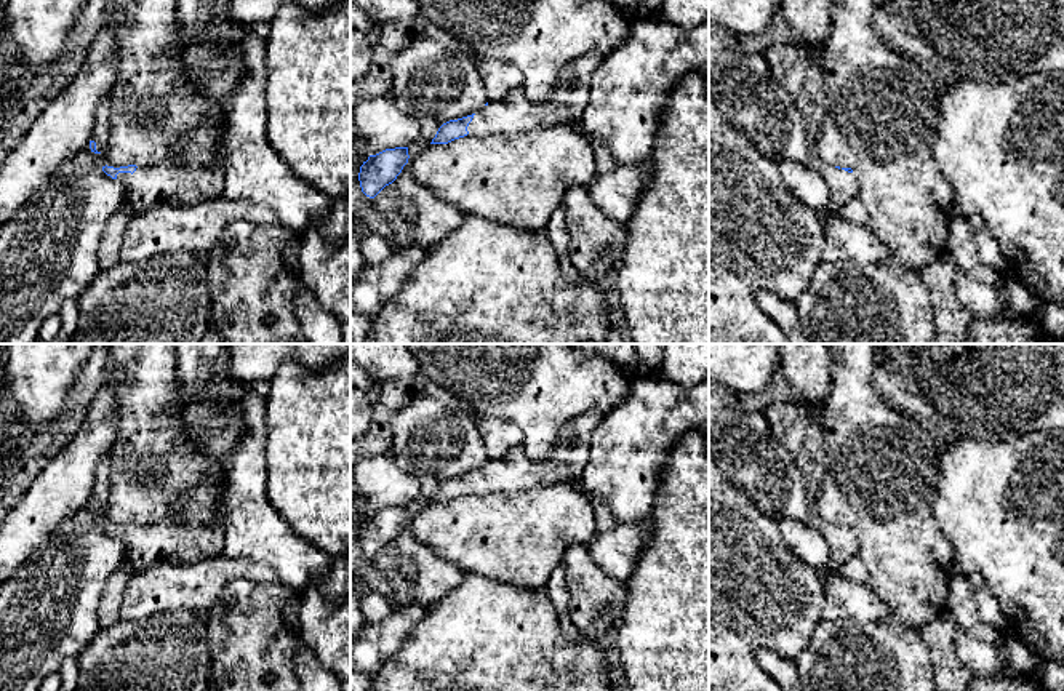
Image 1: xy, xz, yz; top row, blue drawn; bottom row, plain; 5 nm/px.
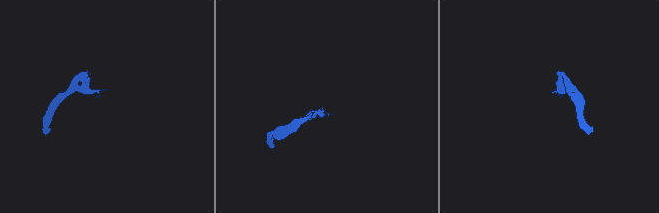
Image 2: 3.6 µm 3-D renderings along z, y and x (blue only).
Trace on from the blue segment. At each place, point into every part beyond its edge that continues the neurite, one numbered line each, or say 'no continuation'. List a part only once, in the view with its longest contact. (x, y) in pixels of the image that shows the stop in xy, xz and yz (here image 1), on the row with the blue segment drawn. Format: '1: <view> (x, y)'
1: xy (194, 171)

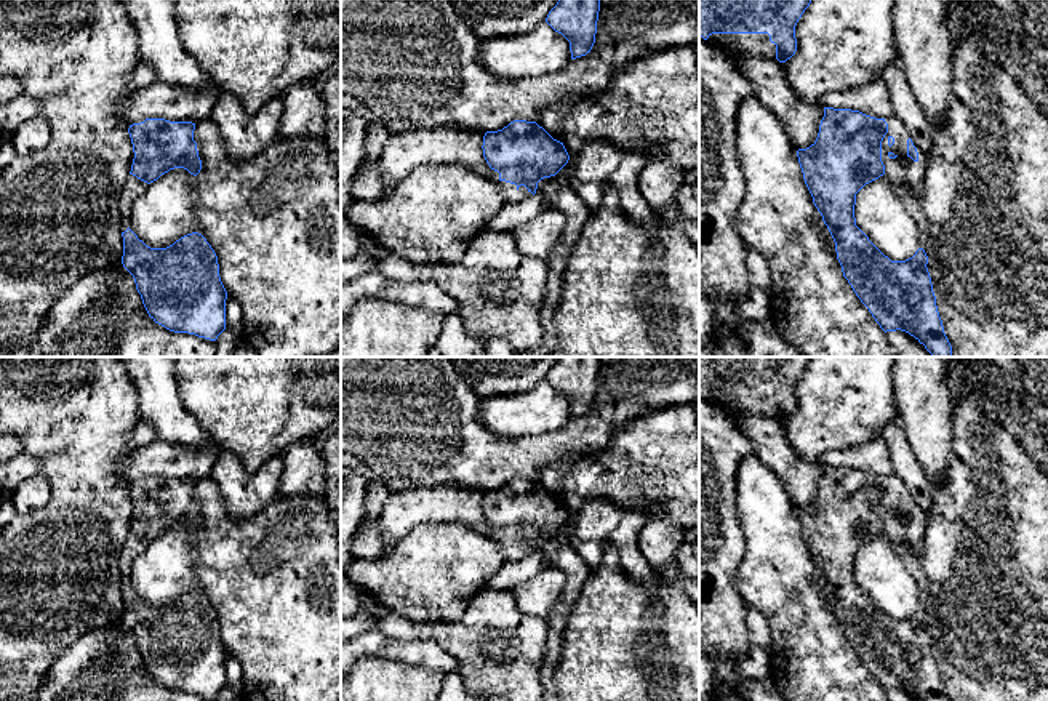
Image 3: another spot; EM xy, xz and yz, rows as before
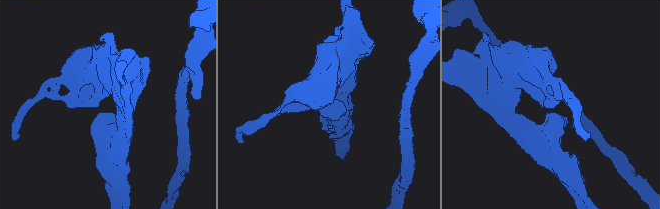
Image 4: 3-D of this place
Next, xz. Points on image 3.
1: xz (509, 192)

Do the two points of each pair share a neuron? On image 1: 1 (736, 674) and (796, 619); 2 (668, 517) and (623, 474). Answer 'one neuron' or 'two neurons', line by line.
1: one neuron
2: two neurons

